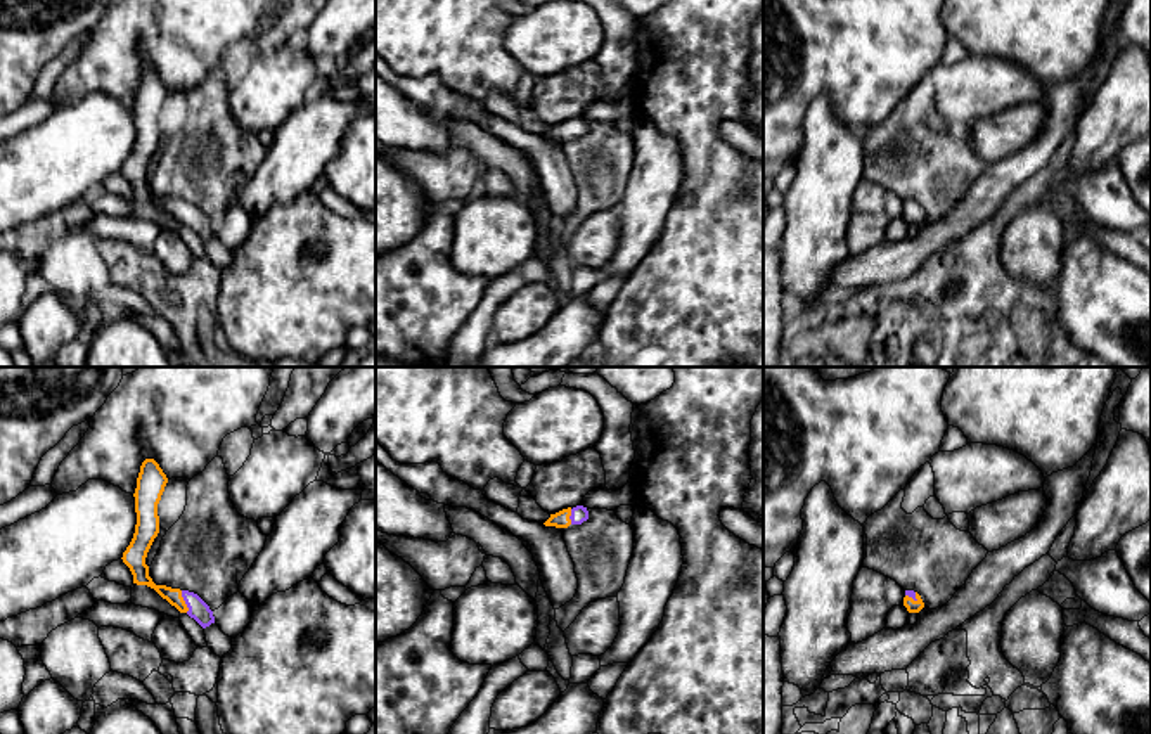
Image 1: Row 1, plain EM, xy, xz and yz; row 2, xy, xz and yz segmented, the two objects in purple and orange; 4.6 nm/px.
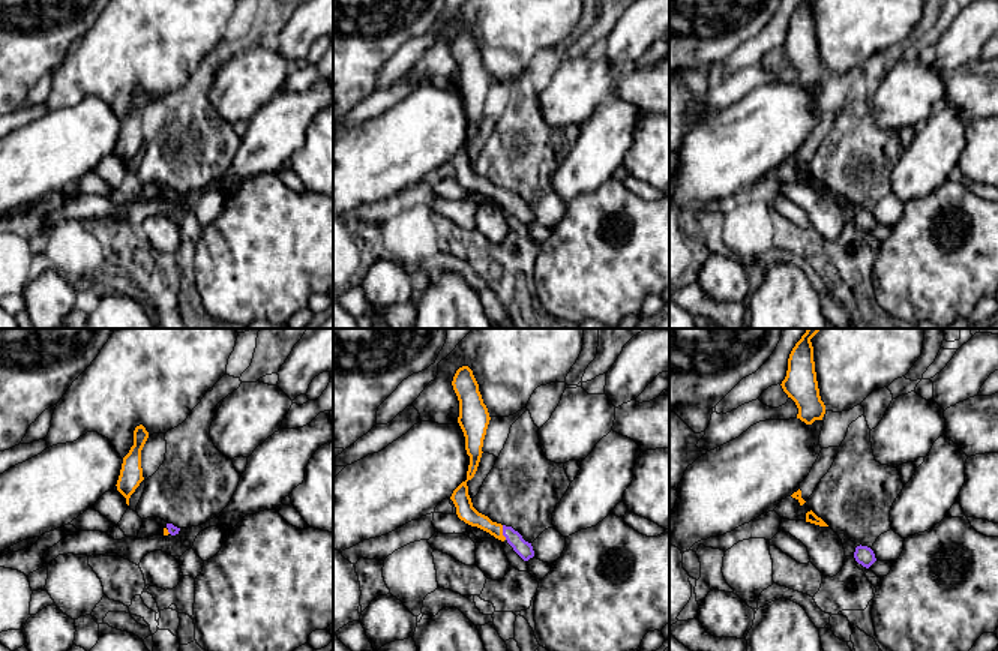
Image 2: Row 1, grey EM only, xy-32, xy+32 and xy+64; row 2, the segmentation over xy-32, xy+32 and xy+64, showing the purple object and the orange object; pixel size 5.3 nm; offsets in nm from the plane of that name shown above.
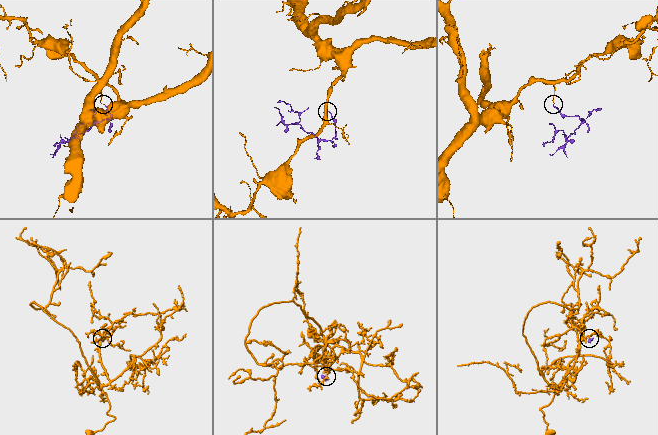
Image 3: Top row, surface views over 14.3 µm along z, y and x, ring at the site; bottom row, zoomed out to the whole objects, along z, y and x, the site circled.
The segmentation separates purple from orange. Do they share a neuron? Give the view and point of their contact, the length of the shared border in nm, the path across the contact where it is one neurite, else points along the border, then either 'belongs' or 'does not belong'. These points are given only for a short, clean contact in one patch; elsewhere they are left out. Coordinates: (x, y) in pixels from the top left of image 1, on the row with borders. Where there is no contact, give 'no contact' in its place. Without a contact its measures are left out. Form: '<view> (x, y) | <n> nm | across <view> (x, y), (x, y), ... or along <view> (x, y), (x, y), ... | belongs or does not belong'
xy (186, 601) | 110 nm | across xy (198, 610), (186, 601), (154, 587), (141, 572) | belongs

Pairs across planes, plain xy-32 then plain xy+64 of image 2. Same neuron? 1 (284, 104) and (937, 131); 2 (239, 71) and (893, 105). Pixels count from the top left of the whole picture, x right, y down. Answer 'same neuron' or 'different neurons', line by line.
1: same neuron
2: same neuron

